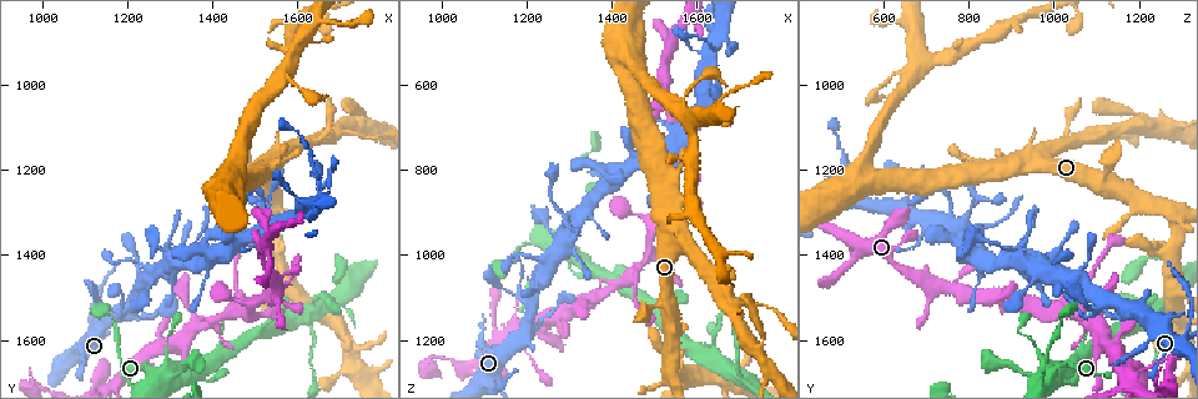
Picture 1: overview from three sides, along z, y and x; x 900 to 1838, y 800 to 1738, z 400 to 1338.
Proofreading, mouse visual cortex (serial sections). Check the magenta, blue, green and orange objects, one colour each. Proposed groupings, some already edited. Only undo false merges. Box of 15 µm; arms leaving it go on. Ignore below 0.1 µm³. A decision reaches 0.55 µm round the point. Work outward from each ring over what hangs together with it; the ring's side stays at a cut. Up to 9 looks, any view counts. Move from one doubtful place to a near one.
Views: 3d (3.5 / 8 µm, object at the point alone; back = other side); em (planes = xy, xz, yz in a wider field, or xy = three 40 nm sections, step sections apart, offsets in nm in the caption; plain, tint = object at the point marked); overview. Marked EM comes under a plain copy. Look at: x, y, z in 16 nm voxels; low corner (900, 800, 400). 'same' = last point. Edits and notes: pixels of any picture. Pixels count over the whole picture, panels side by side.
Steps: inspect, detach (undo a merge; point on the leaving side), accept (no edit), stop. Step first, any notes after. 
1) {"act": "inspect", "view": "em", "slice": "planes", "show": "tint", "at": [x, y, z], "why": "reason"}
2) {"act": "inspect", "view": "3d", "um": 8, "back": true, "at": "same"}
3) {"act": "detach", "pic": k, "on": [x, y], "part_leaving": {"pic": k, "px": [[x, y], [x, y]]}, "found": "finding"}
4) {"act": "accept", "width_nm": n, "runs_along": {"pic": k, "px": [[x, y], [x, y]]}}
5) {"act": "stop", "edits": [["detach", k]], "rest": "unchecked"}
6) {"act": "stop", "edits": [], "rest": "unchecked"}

{"act": "inspect", "view": "3d", "um": 3.5, "at": [1180, 1695, 1170], "why": "small branch off a trunk"}

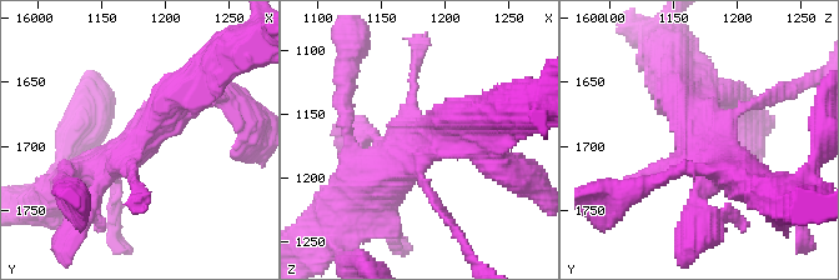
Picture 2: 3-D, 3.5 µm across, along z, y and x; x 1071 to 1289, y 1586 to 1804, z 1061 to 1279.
{"act": "inspect", "view": "em", "slice": "xy", "step": 1, "show": "tint", "at": [1182, 1696, 1176], "why": "need the tissue"}

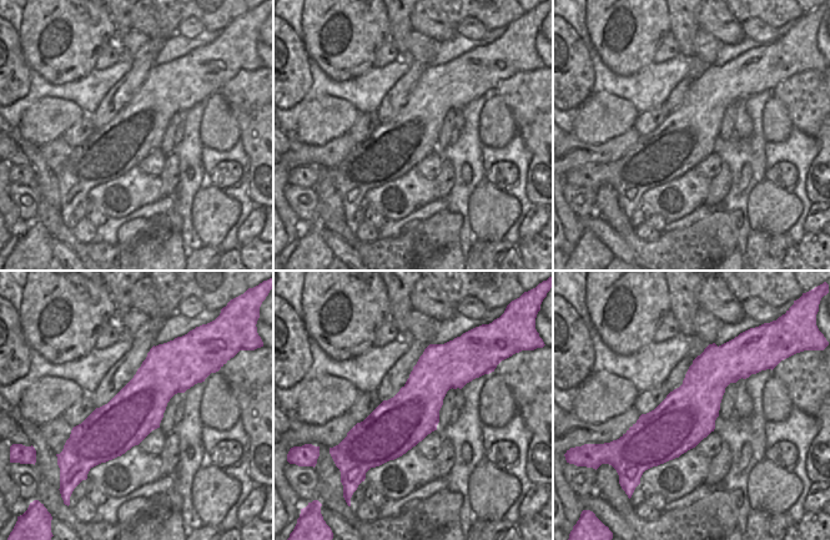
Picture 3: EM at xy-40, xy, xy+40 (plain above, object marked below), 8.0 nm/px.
{"act": "inspect", "view": "em", "slice": "planes", "show": "tint", "at": "same", "why": "another direction"}

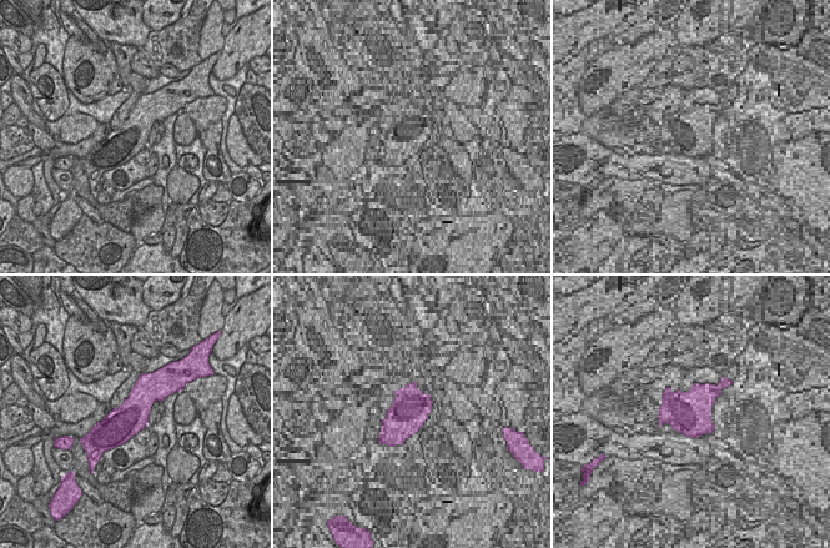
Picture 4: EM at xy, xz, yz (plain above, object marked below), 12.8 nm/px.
{"act": "accept", "runs_along": {"pic": 2, "px": [[194, 79], [136, 148], [83, 175]]}, "found": "continuous, no second cell"}

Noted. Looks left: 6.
{"act": "inspect", "view": "3d", "um": 8, "at": [1390, 1645, 1050], "why": "branch point"}

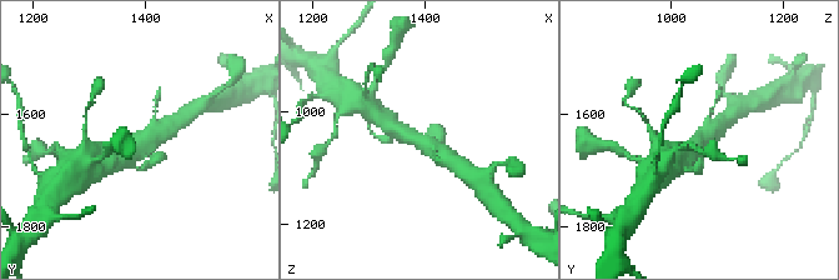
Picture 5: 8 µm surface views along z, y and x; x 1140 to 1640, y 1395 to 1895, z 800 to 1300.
{"act": "inspect", "view": "em", "slice": "xy", "step": 5, "show": "tint", "at": [1395, 1645, 1055]}

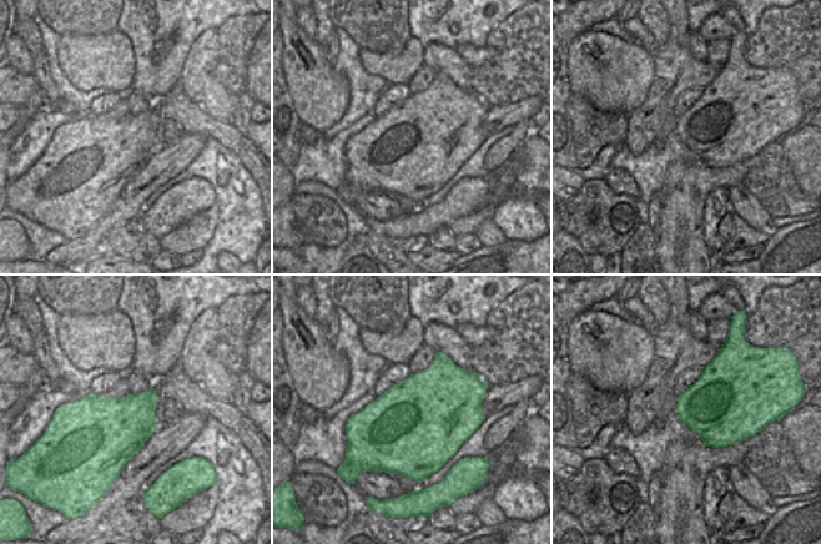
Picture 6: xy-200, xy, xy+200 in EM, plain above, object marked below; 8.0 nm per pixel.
{"act": "accept", "width_nm": 750, "runs_along": {"pic": 5, "px": [[392, 126], [425, 143], [448, 160]]}, "found": "continuous, no second cell"}

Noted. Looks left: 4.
{"act": "inspect", "view": "em", "slice": "xy", "step": 2, "show": "tint", "at": [1640, 1525, 1225], "why": "four or more arms meet"}

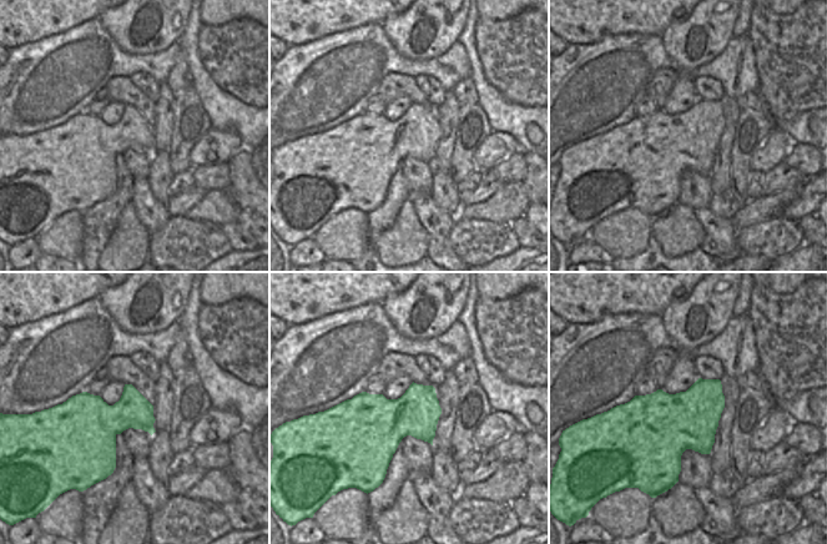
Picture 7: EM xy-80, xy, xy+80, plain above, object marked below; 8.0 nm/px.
{"act": "inspect", "view": "3d", "um": 3.5, "at": "same"}

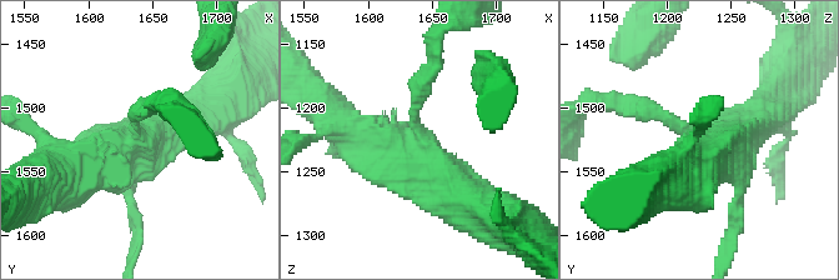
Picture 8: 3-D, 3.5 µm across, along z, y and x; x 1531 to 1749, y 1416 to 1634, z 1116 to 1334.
{"act": "accept", "width_nm": 420, "runs_along": {"pic": 8, "px": [[333, 115], [465, 199]]}, "found": "all the same cell"}

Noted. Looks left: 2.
{"act": "inspect", "view": "3d", "um": 3.5, "at": [1700, 1110, 1120]}

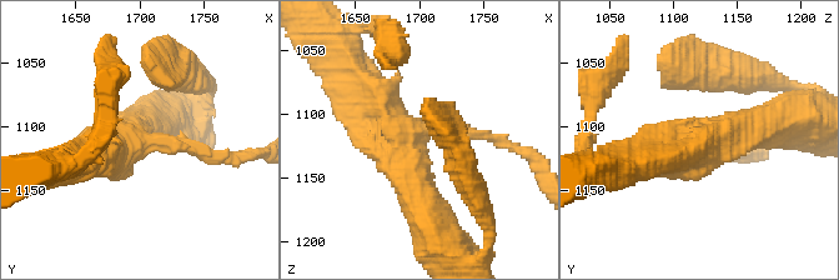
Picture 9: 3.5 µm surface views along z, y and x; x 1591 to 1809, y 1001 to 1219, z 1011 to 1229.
{"act": "accept", "arm_widths_nm": [200, 450, 500], "runs_along": {"pic": 9, "px": [[350, 70], [376, 96], [422, 205]]}, "found": "all the same cell"}

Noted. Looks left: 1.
{"act": "stop", "edits": [], "rest": "unchecked"}

